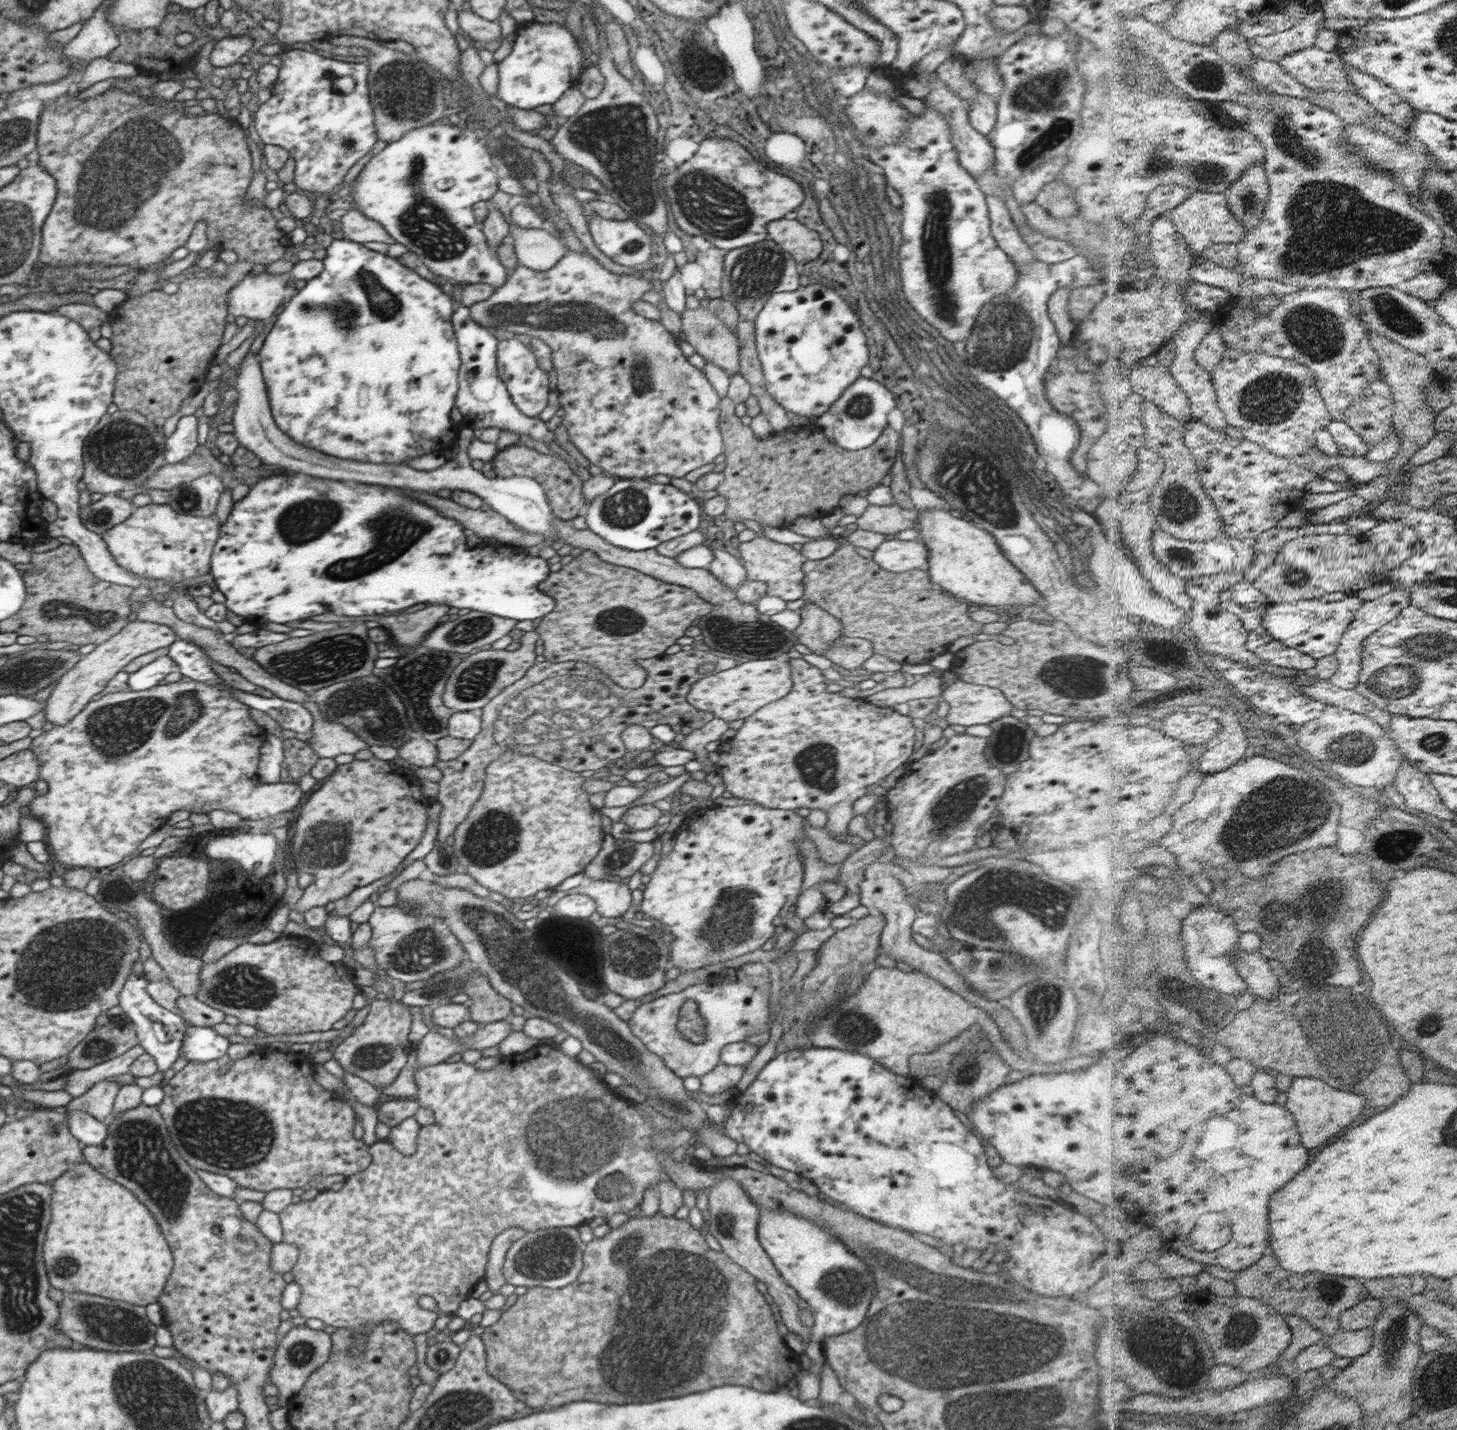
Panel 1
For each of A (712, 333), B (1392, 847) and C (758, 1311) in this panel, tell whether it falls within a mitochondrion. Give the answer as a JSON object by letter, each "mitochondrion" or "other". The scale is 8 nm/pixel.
{"A":"mitochondrion","B":"mitochondrion","C":"other"}

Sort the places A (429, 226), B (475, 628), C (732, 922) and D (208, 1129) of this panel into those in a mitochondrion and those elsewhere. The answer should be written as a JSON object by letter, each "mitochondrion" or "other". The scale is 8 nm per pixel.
{"A":"mitochondrion","B":"mitochondrion","C":"mitochondrion","D":"mitochondrion"}

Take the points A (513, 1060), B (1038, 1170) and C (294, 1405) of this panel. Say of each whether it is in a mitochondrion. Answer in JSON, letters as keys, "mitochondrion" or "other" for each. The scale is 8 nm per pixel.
{"A":"other","B":"other","C":"other"}

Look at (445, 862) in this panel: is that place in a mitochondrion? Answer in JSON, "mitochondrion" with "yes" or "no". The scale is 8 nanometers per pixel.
{"mitochondrion":"yes"}

